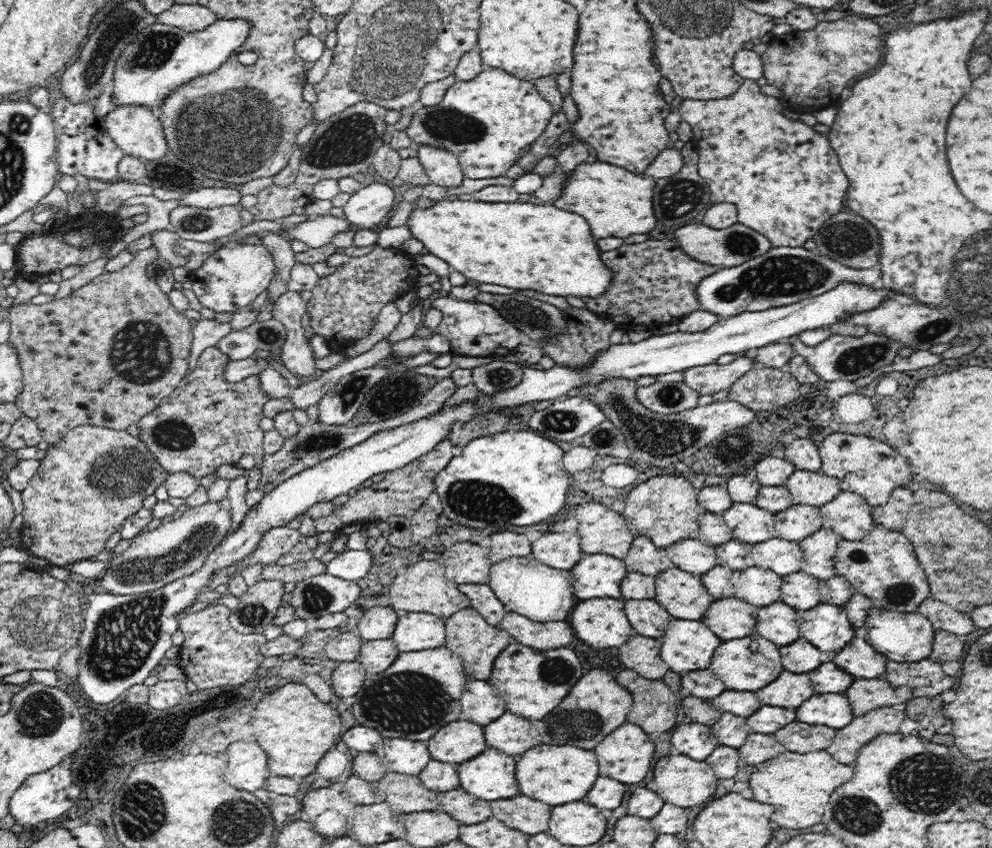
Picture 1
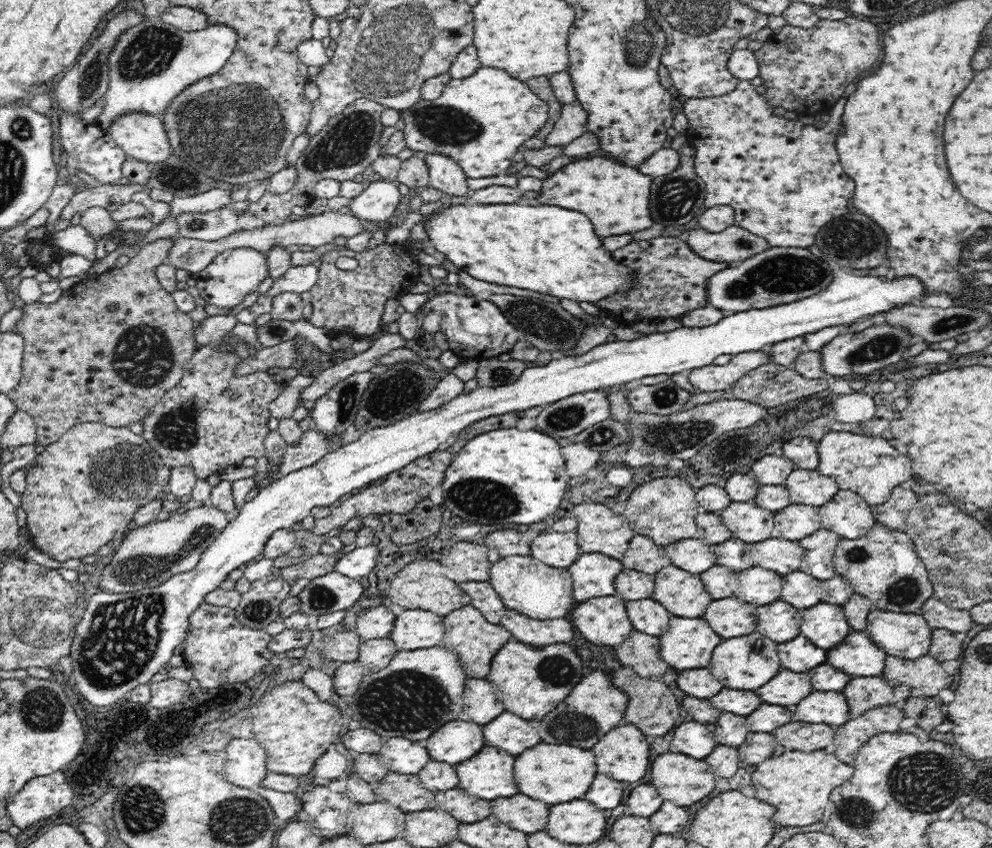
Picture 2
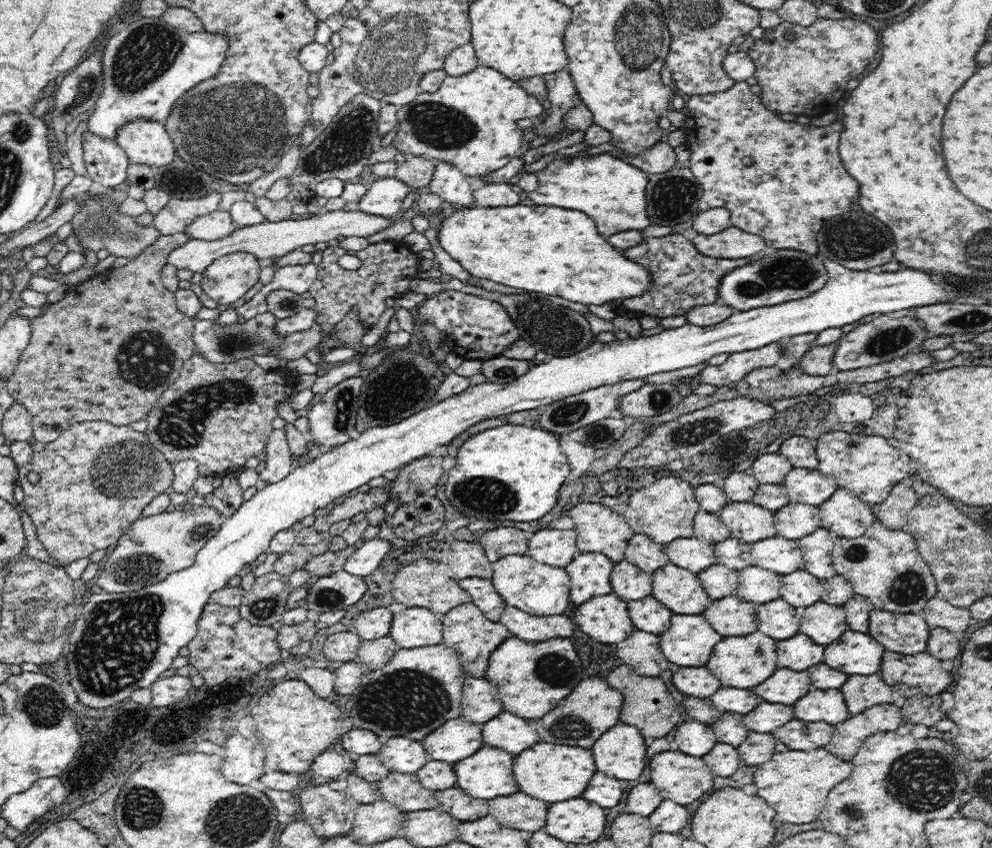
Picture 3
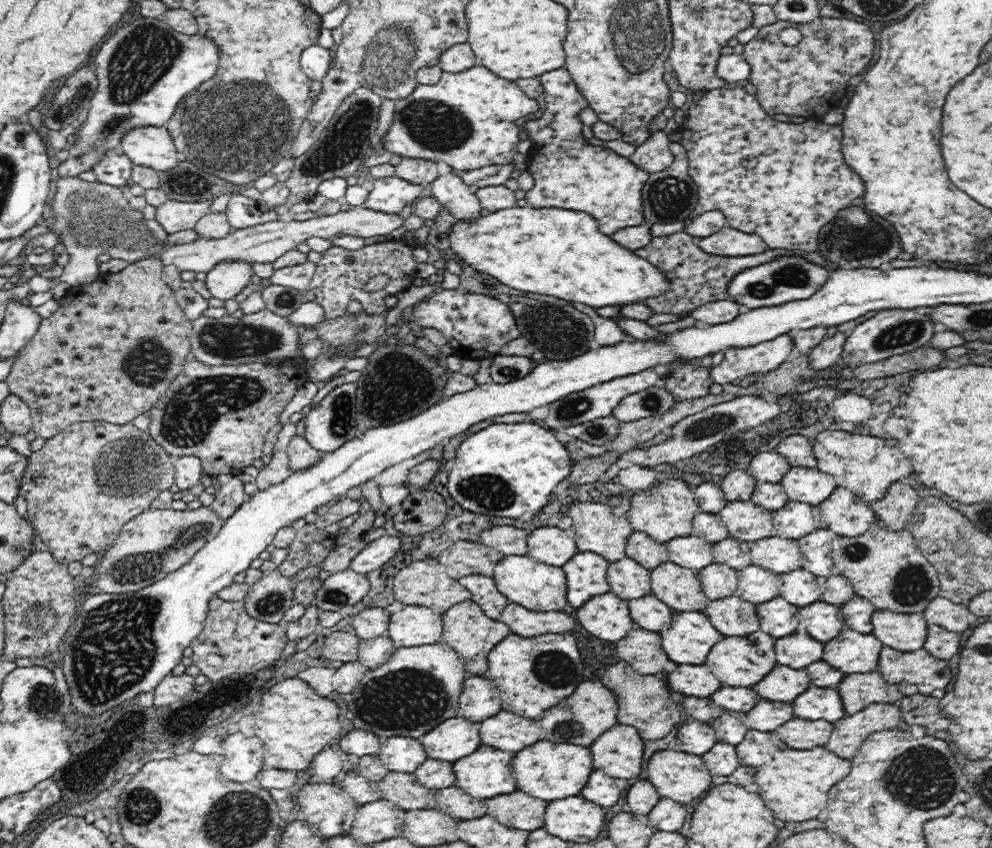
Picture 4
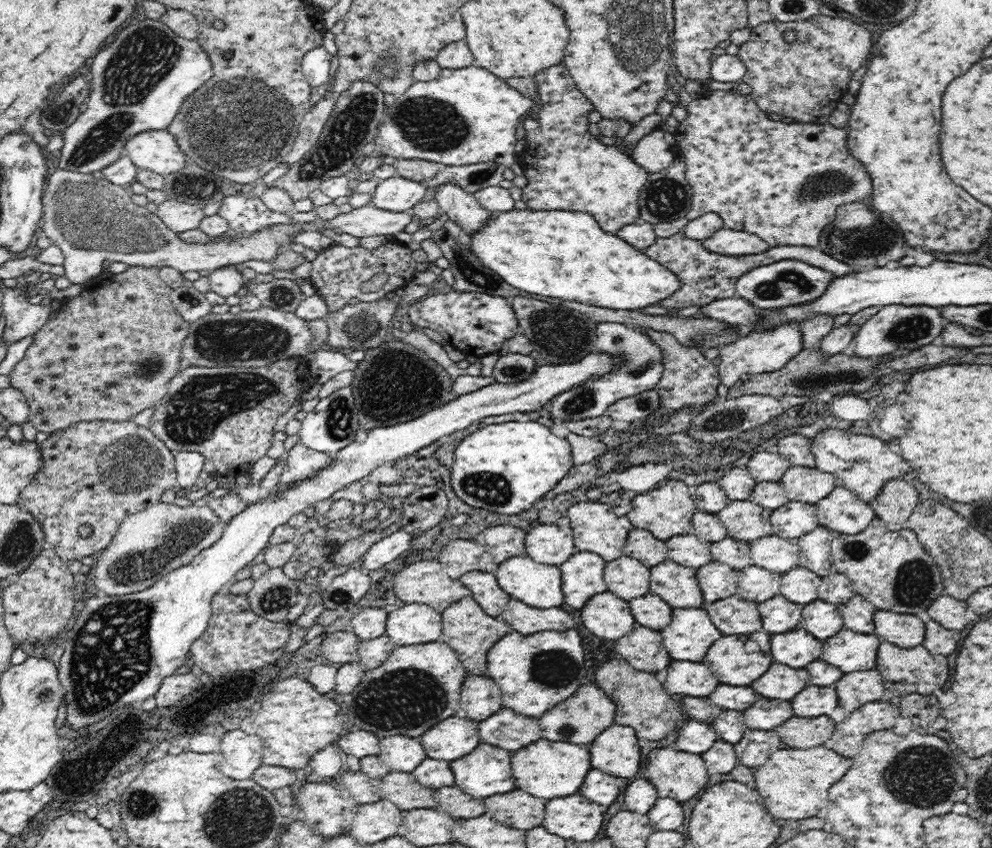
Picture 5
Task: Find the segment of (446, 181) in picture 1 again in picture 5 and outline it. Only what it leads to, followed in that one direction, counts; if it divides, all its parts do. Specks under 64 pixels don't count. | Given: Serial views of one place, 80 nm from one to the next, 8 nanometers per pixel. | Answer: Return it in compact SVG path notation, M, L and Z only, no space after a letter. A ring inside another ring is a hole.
M442 182L431 196L437 201L444 217L453 220L467 234L472 234L492 217L478 199L455 182Z

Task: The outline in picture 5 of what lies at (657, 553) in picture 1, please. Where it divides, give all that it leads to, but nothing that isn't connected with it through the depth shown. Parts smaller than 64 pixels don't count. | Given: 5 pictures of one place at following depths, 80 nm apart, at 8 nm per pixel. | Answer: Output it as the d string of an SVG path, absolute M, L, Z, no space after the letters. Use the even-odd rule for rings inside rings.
M632 527L624 543L624 555L637 559L648 568L670 560L663 540L657 539L648 530Z

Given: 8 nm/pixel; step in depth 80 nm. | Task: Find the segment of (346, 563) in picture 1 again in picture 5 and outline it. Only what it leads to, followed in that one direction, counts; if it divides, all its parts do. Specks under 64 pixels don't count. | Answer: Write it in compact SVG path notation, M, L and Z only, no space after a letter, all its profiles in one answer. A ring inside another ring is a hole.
M399 529L390 536L384 536L378 542L374 542L364 557L358 560L361 562L360 570L367 572L392 563L402 552L408 550L412 535L413 533Z

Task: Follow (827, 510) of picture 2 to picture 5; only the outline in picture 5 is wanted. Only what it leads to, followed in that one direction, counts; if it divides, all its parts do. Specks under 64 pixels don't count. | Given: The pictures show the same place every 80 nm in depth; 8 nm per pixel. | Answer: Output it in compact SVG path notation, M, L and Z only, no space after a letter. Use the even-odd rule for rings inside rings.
M835 486L834 490L827 496L822 498L816 504L817 519L820 526L830 529L835 534L858 534L875 519L876 514L874 509L863 501L858 493L852 492L842 486Z

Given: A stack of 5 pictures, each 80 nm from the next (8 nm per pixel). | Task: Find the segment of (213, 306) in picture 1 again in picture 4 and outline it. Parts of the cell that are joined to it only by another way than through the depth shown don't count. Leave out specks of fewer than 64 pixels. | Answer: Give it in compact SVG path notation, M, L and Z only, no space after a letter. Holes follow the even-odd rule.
M222 260L206 272L204 282L212 297L226 301L234 299L251 284L254 275L252 262Z

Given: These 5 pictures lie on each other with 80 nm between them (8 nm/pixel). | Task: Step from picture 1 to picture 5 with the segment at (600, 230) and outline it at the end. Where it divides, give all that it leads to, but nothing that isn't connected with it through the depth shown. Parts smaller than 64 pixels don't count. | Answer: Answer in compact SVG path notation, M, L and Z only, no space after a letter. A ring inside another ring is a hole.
M552 66L533 79L538 83L539 107L522 121L527 145L519 153L523 162L519 171L528 178L521 197L528 205L527 209L588 212L606 232L616 232L626 224L634 224L636 218L640 218L639 192L648 180L649 172L614 145L604 145L588 133L588 115L594 111L594 105L578 90L566 66Z

